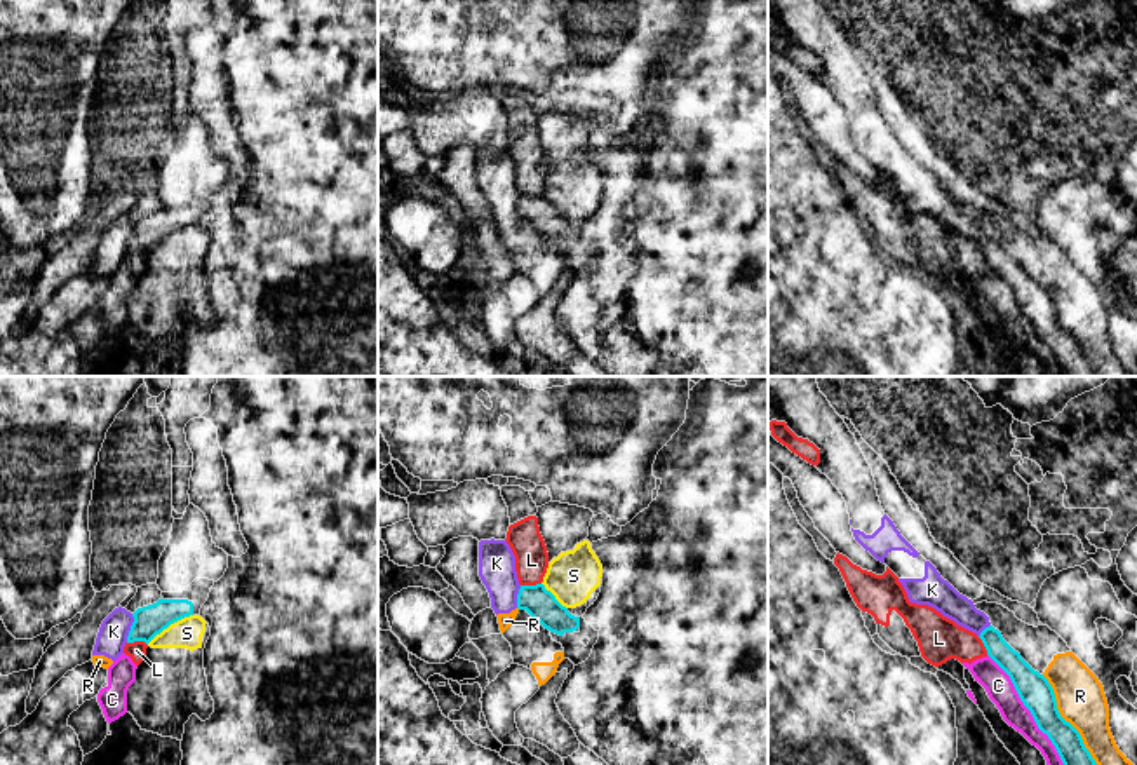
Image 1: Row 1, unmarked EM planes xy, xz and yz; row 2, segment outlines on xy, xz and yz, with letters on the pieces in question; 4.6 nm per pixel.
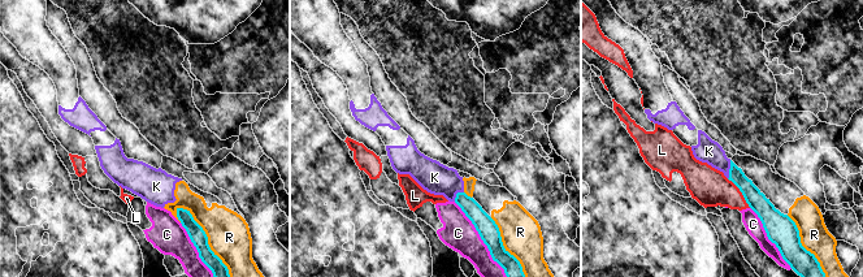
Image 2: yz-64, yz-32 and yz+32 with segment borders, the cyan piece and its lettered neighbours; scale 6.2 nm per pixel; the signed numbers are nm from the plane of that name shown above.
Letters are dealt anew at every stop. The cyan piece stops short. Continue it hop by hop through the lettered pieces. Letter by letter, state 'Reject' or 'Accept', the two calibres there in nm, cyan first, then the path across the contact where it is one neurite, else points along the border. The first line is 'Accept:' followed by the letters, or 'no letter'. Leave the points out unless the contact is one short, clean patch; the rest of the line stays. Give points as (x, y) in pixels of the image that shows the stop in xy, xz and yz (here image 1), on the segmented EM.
Accept: no letter
C: Reject. Thickness 150 nm (cyan) against 130 nm
K: Reject. Thickness 140 nm (cyan) against 140 nm. Boundary: xy (133, 614), (126, 642)
L: Reject. Thickness 140 nm (cyan) against 90 nm. Boundary: xy (127, 642), (143, 642), (147, 645)
R: Reject. Thickness 150 nm (cyan) against 220 nm
S: Reject. Thickness 140 nm (cyan) against 140 nm. Boundary: xy (192, 614), (171, 622), (147, 643)

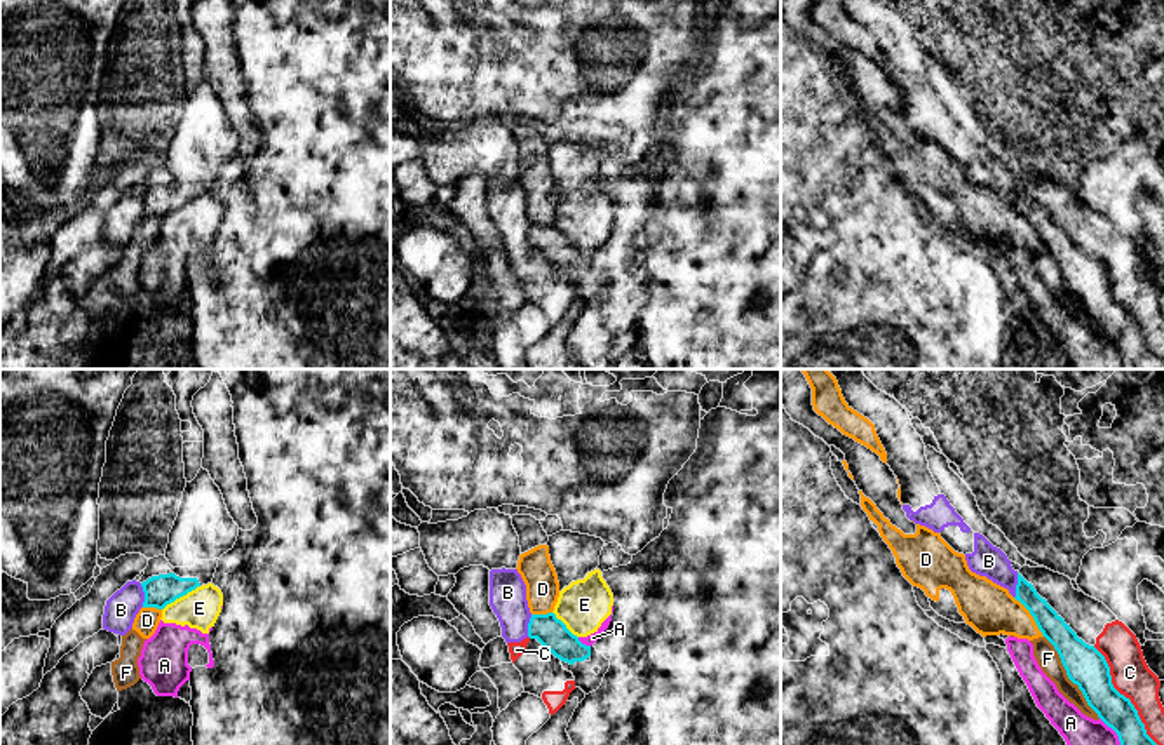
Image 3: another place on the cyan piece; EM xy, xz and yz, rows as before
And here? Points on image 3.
Accept: no letter
A: Reject. Thickness 160 nm (cyan) against 150 nm
B: Reject. Thickness 120 nm (cyan) against 150 nm. Boundary: yz (1018, 573), (1015, 597)
C: Reject. Thickness 190 nm (cyan) against 180 nm
D: Reject. Thickness 130 nm (cyan) against 240 nm. Boundary: yz (1013, 597), (1028, 611), (1044, 636)
E: Reject. Thickness 140 nm (cyan) against 180 nm. Boundary: xy (199, 585), (162, 610)
F: Reject. Thickness 190 nm (cyan) against 110 nm

